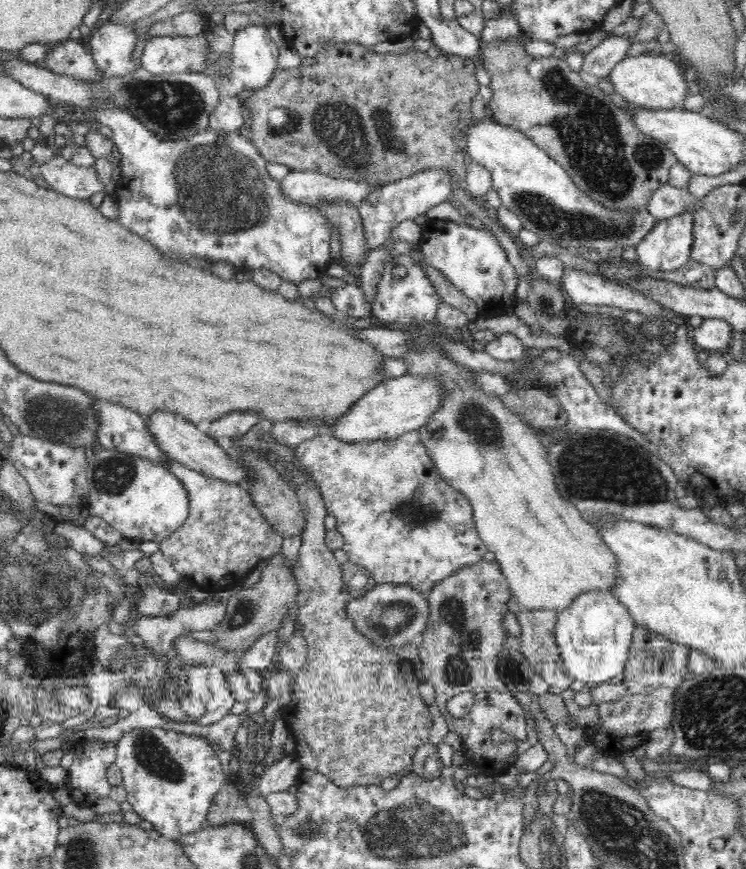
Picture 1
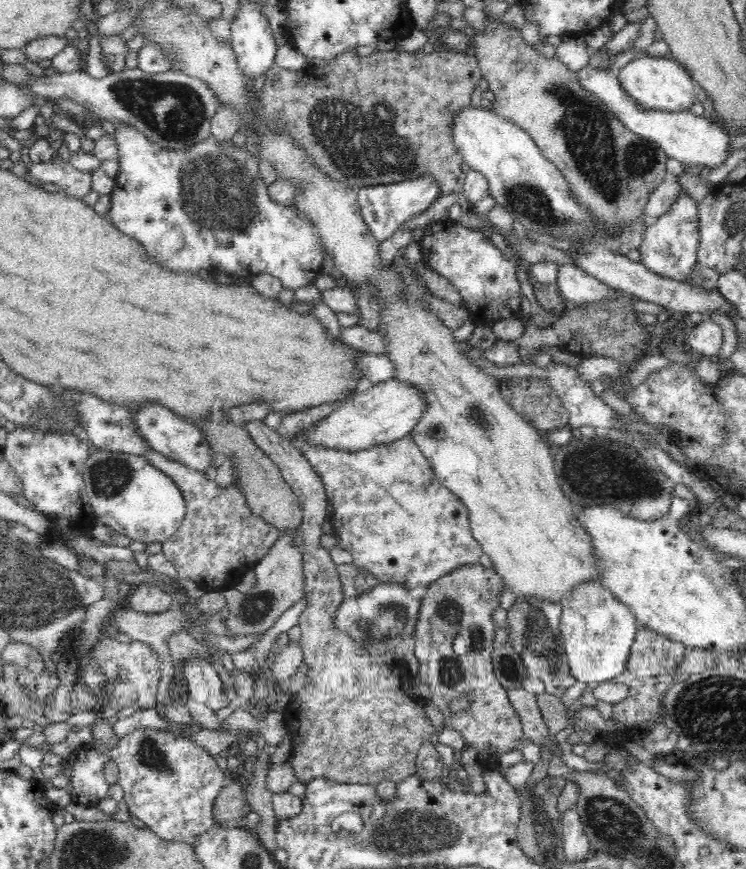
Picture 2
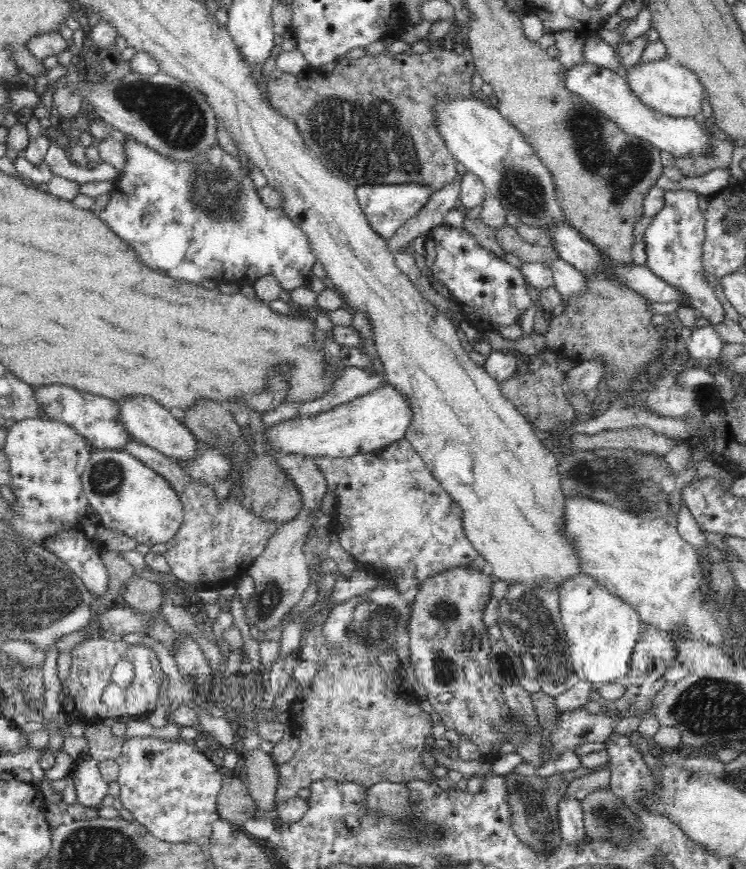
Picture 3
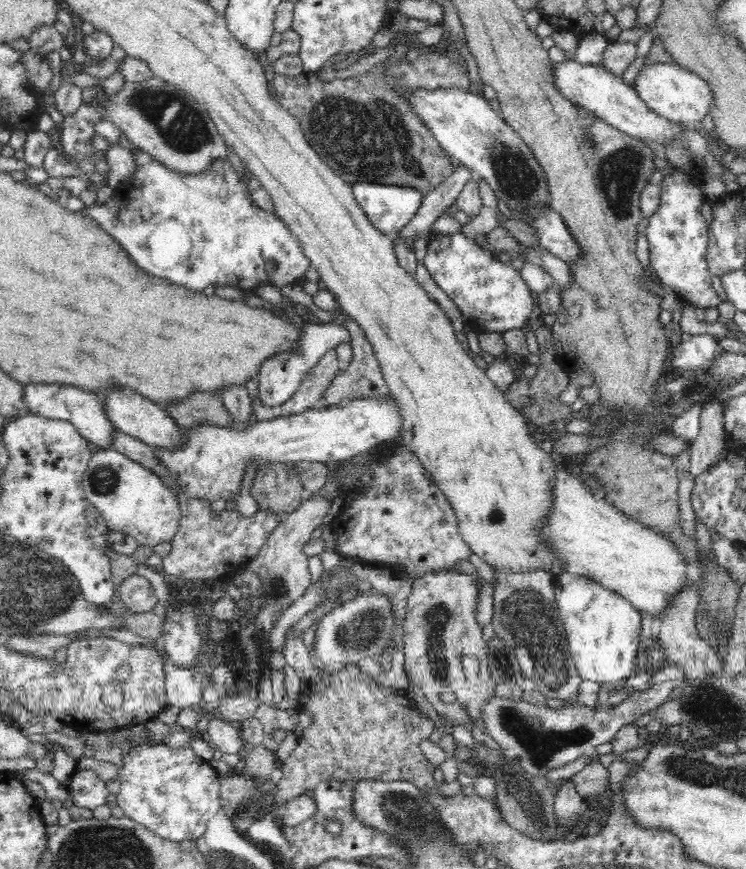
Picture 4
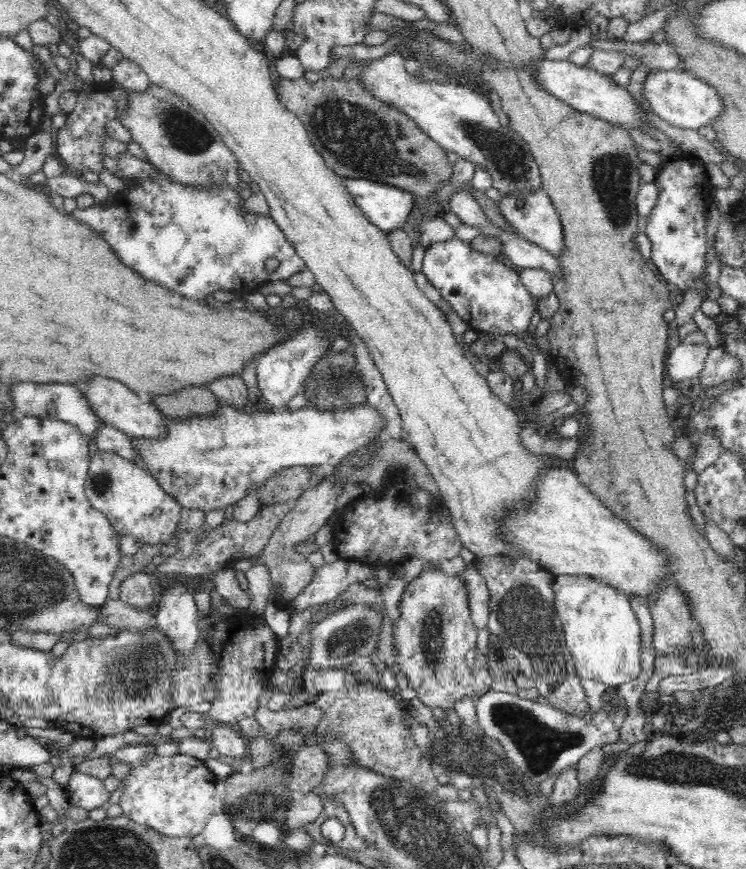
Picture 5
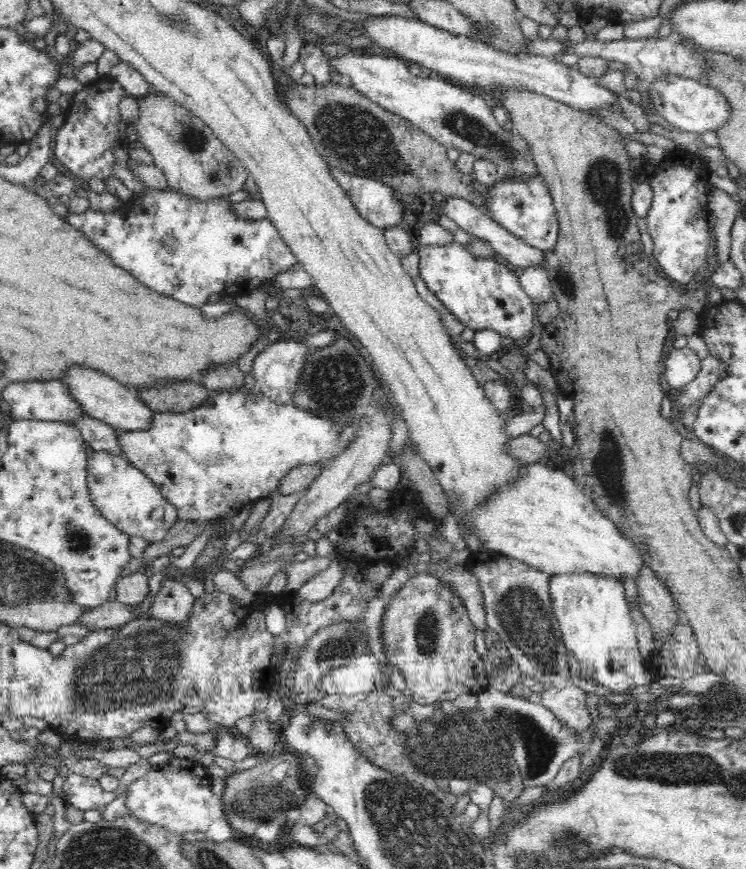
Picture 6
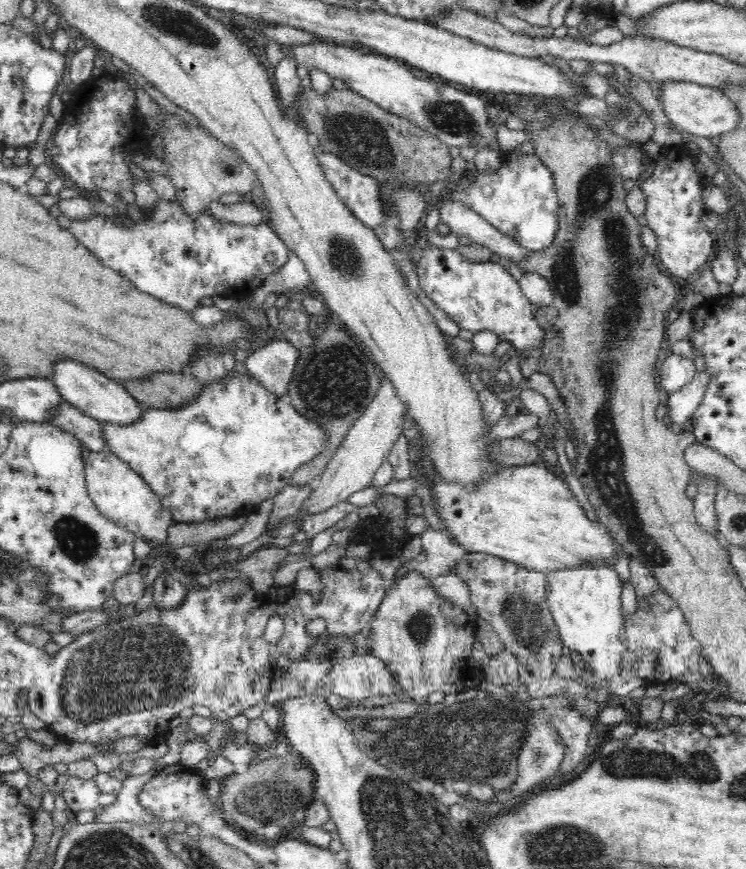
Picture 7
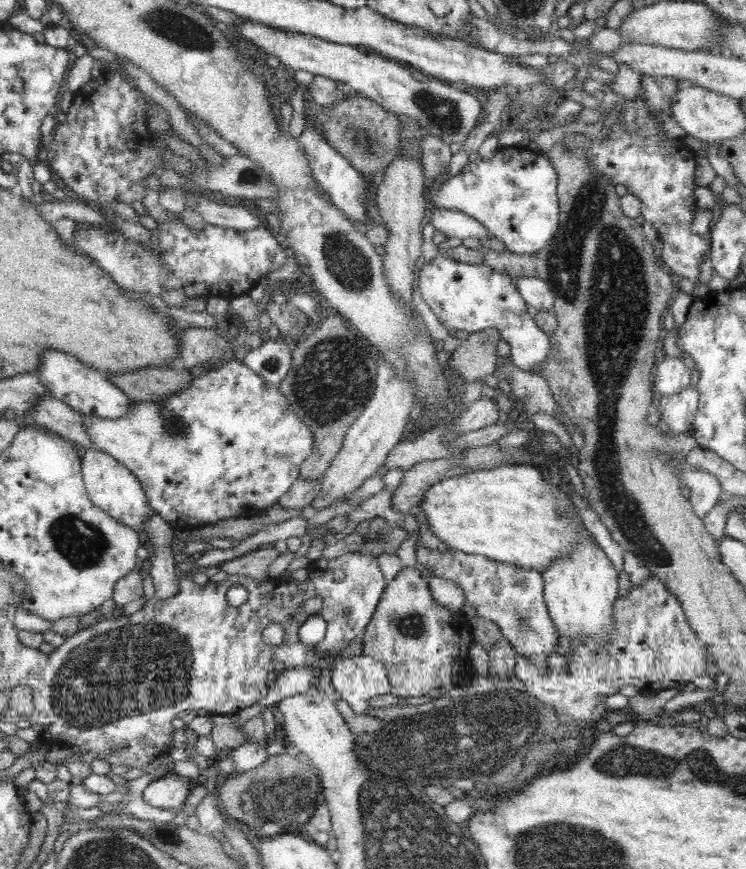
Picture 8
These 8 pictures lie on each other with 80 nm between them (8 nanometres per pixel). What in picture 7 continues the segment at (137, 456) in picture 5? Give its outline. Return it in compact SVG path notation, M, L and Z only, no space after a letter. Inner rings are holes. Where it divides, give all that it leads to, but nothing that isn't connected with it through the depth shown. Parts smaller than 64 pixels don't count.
M64 404L62 408L58 408L58 414L48 421L72 431L82 441L83 446L87 446L93 452L100 452L108 447L104 435L104 422L82 414L75 406Z

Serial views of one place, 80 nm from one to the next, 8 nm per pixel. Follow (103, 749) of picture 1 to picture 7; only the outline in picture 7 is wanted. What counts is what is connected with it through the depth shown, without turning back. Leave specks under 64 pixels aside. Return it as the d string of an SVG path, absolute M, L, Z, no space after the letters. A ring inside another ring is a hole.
M70 775L63 784L62 796L69 808L77 813L94 810L98 806L108 806L116 800L117 794L100 790L94 779L83 779Z

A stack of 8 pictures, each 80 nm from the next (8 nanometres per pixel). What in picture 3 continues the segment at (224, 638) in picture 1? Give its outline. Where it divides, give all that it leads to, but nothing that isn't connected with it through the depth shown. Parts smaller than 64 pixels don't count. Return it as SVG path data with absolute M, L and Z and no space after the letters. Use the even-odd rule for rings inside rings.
M302 509L298 517L279 526L266 550L248 568L247 574L254 579L255 587L252 598L244 604L244 610L246 622L252 629L263 631L278 627L282 618L302 600L305 590L310 586L307 555L302 548L309 540L309 532L313 530L312 516Z

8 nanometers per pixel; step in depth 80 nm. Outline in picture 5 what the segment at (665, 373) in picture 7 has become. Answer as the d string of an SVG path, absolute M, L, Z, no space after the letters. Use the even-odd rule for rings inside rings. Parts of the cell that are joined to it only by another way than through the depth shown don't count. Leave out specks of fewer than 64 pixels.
M681 342L672 348L668 357L667 374L673 383L699 377L706 360L710 356L711 346L708 344L688 344Z

